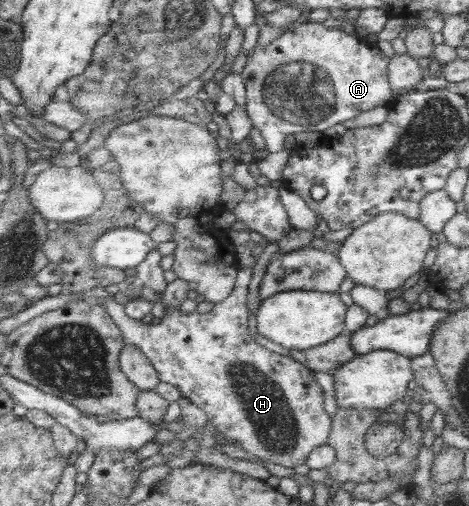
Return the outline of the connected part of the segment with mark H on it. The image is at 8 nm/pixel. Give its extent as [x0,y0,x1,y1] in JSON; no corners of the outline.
[98,268,333,468]

